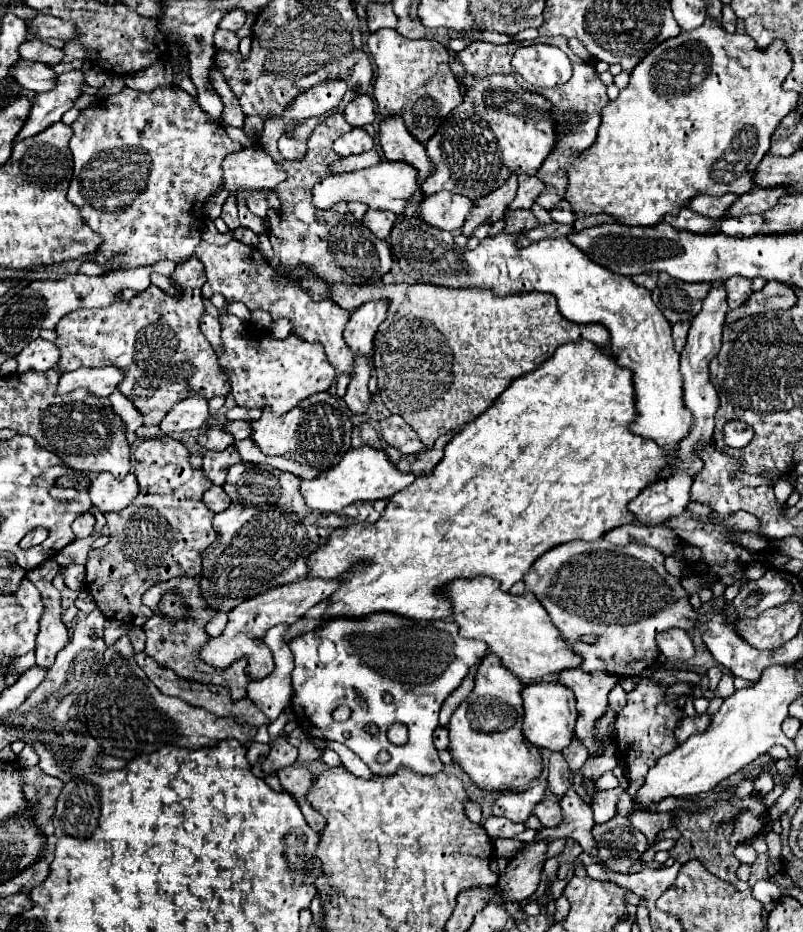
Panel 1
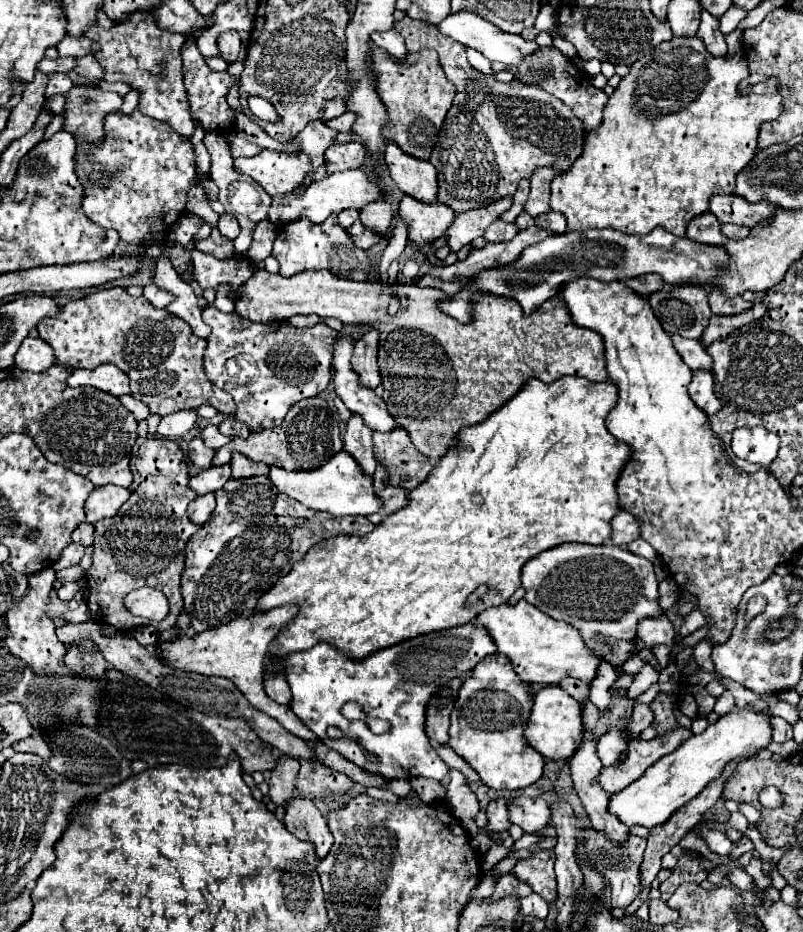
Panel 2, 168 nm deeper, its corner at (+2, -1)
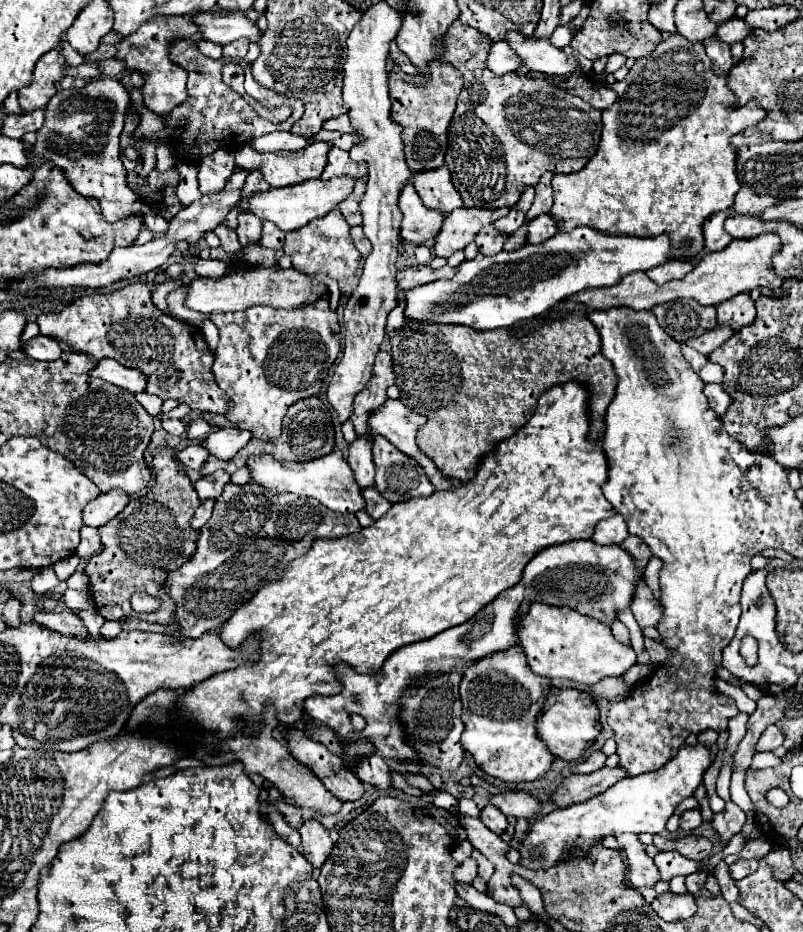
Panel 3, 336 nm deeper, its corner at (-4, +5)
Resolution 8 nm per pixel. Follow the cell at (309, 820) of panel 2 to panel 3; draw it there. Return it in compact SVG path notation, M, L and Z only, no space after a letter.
M307 821L307 823L303 823L299 833L303 839L303 843L301 843L303 857L313 865L313 869L321 869L323 861L327 861L327 857L331 855L331 849L333 849L329 831L317 821Z

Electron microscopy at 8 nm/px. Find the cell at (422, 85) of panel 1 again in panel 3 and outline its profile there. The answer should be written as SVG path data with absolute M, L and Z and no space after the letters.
M433 61L431 77L425 79L421 75L409 77L393 67L389 73L389 97L391 97L391 119L403 127L403 145L405 145L405 161L411 173L439 169L445 163L447 151L447 127L455 113L457 97L463 89L463 77L455 71L453 65L443 61Z

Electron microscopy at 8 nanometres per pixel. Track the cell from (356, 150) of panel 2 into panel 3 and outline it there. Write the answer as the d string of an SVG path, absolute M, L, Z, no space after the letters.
M333 147L331 153L329 153L327 167L321 175L321 181L329 181L331 177L341 177L341 175L347 175L351 179L361 179L365 173L367 173L367 165L351 161L347 151L341 151L341 149Z

